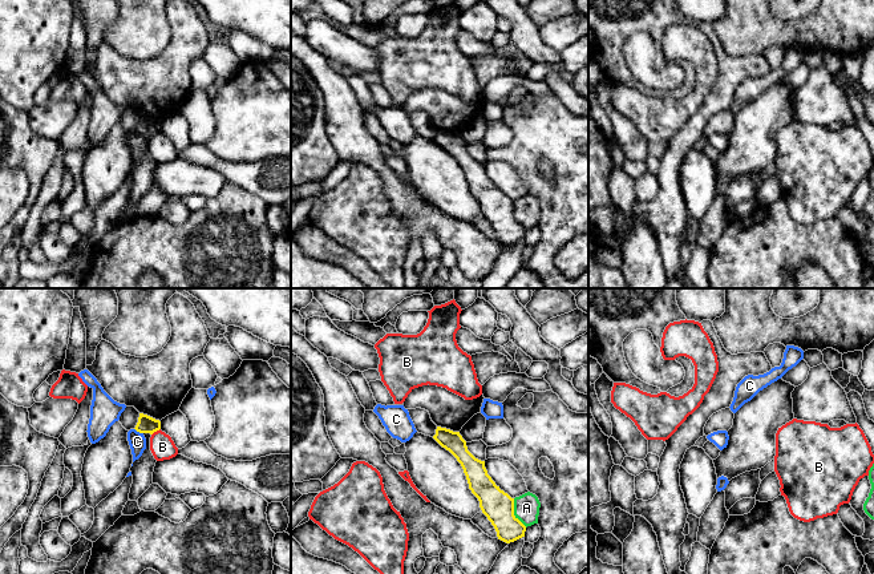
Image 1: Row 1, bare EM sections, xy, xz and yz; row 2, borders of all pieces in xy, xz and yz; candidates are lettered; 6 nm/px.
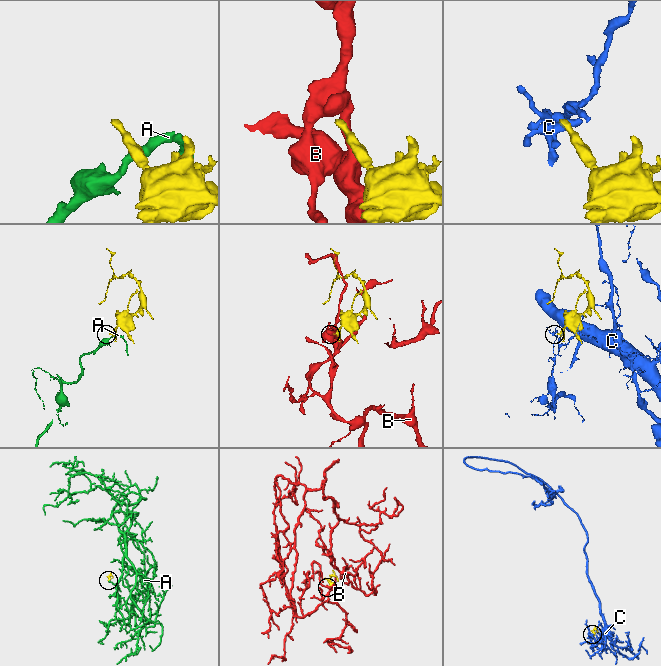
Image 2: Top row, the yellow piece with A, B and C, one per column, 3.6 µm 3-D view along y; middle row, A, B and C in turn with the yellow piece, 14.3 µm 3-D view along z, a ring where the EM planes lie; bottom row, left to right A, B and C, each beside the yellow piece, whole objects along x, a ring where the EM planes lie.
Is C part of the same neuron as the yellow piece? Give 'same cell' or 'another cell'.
another cell

